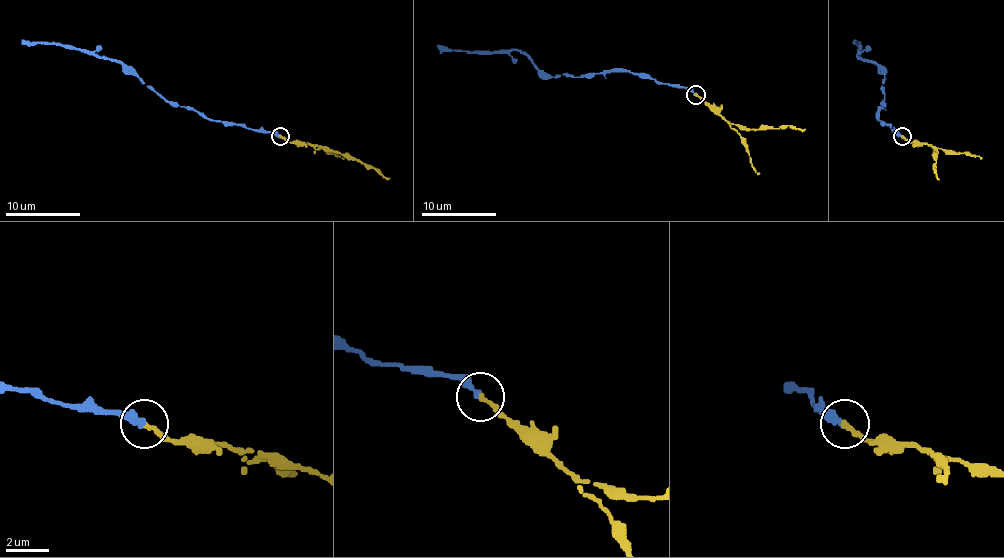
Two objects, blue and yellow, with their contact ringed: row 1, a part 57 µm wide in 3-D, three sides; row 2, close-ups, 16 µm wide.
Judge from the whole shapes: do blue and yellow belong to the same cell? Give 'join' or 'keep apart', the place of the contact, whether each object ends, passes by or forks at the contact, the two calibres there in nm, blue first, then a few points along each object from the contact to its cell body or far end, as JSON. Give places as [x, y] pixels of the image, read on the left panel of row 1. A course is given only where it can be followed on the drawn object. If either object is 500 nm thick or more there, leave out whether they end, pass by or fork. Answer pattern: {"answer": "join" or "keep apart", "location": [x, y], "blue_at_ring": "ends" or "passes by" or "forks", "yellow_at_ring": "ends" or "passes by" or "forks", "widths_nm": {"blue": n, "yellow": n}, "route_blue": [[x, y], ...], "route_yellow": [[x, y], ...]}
{"answer": "join", "location": [280, 136], "blue_at_ring": "ends", "yellow_at_ring": "ends", "widths_nm": {"blue": 320, "yellow": 260}, "route_blue": [[280, 137], [272, 131], [209, 120], [192, 109], [171, 105], [119, 62], [61, 45], [22, 41]], "route_yellow": [[280, 137], [289, 142], [347, 153], [390, 178]]}

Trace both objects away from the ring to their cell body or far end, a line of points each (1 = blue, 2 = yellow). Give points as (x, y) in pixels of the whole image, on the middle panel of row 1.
1: (695, 95), (688, 88), (624, 71), (548, 76), (518, 50), (443, 50), (438, 45)
2: (695, 95), (727, 121), (746, 129), (788, 125), (805, 129)

